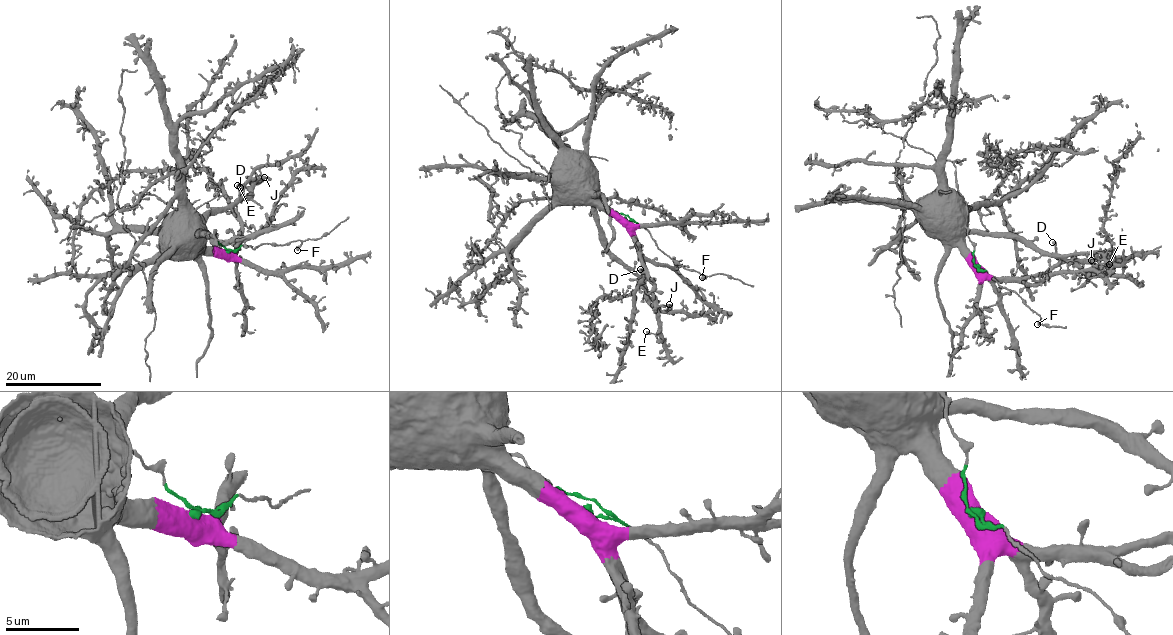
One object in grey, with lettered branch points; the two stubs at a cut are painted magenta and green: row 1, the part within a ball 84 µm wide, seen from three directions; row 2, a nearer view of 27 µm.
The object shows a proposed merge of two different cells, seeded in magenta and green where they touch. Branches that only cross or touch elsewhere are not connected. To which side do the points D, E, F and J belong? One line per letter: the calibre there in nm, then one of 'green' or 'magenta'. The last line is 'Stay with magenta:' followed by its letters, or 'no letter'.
D: 420 nm thick; magenta
E: 440 nm thick; magenta
F: 480 nm thick; green
J: 480 nm thick; magenta
Stay with magenta: D, E, J

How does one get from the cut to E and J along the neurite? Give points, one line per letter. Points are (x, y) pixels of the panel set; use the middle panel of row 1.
E: (625, 220), (643, 265), (643, 282), (636, 286), (639, 280), (658, 325), (656, 333), (646, 331)
J: (625, 220), (643, 265), (643, 282), (636, 286), (639, 280), (645, 295), (663, 311), (668, 309), (669, 304)

